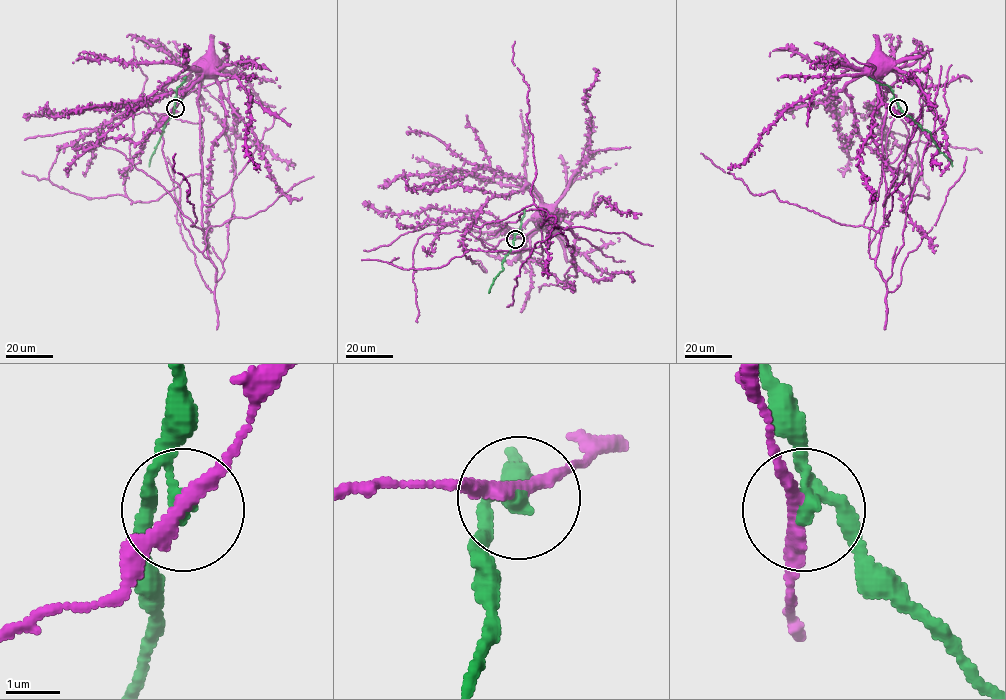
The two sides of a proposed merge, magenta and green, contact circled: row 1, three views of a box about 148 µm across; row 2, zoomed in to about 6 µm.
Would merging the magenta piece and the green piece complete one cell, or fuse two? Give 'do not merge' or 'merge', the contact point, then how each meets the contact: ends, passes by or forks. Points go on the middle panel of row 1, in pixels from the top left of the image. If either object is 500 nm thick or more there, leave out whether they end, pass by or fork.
do not merge; at (515, 239); magenta passes by; green passes by

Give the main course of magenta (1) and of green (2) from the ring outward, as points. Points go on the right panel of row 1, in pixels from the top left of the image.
1: (898, 108), (907, 143), (885, 164), (855, 130), (851, 99), (844, 90), (869, 62), (881, 56)
2: (898, 108), (930, 133), (937, 148), (952, 166)

